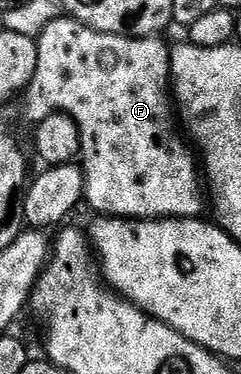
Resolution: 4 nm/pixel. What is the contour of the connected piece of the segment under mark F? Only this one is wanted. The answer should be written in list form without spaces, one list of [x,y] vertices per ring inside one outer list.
[[[61,16],[55,18],[36,39],[38,48],[38,64],[34,76],[28,81],[28,86],[22,92],[24,98],[24,114],[32,124],[46,120],[51,114],[72,114],[80,129],[80,158],[84,172],[84,197],[87,205],[96,209],[95,213],[110,218],[195,218],[200,211],[200,186],[202,190],[202,174],[198,169],[198,158],[190,149],[189,143],[180,139],[176,131],[177,119],[174,117],[174,98],[170,93],[170,79],[172,76],[172,55],[170,46],[164,43],[163,37],[155,38],[127,38],[117,34],[98,32],[74,18]]]

